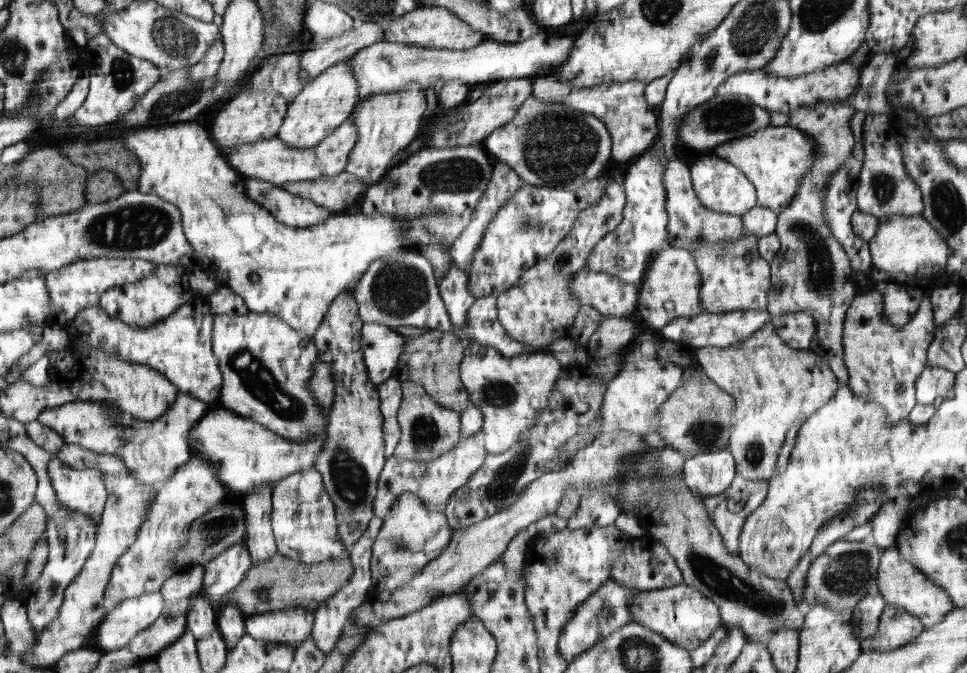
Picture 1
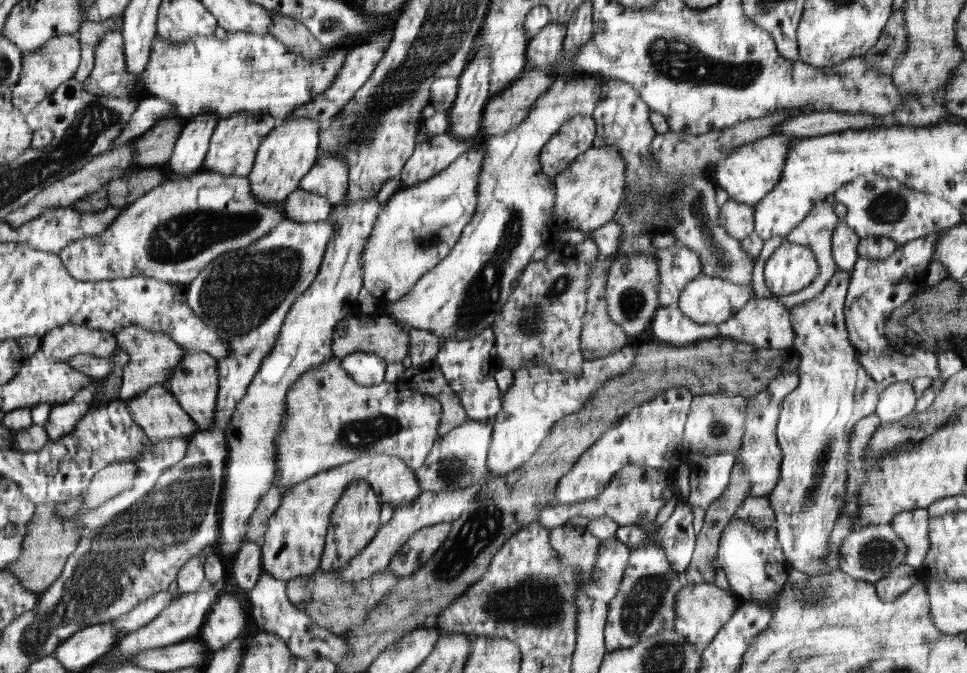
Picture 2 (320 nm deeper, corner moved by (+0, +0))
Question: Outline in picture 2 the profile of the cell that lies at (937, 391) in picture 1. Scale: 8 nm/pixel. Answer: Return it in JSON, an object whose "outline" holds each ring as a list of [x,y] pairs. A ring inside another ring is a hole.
{"outline":[[[911,381],[895,382],[878,391],[875,415],[880,423],[895,422],[914,411],[915,392]]]}

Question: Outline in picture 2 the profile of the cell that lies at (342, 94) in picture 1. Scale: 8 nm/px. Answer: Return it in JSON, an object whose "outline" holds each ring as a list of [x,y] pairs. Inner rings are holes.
{"outline":[[[289,116],[268,132],[257,148],[255,162],[247,176],[252,195],[256,200],[266,206],[276,206],[276,208],[284,206],[288,195],[299,188],[300,180],[316,162],[319,127],[316,120],[304,116]]]}

